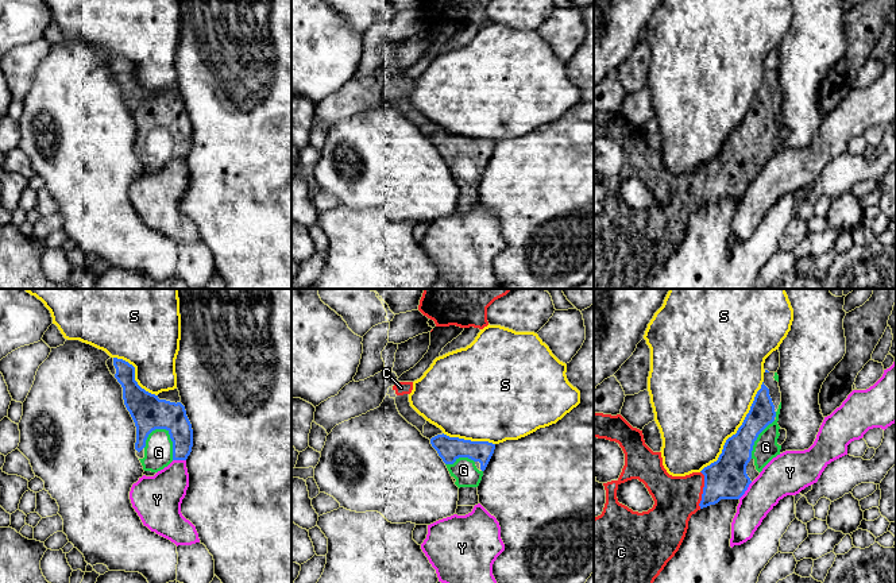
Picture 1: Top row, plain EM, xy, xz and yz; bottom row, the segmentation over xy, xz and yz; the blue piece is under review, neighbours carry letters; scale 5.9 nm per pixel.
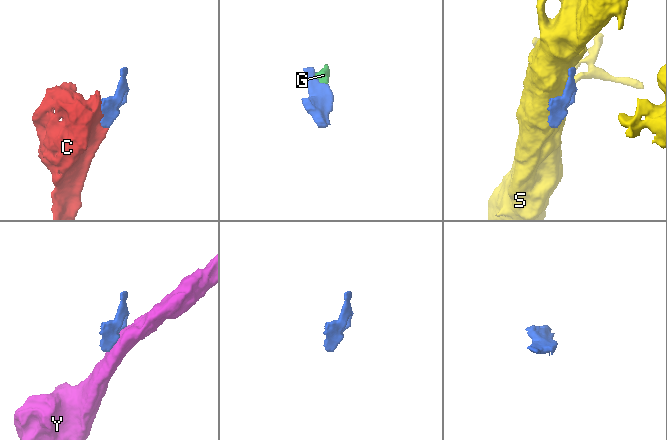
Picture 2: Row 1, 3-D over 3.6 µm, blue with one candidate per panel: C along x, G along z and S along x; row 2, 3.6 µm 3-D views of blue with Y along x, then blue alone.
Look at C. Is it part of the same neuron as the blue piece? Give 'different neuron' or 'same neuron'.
same neuron

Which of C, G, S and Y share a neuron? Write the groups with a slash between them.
C G / S / Y

